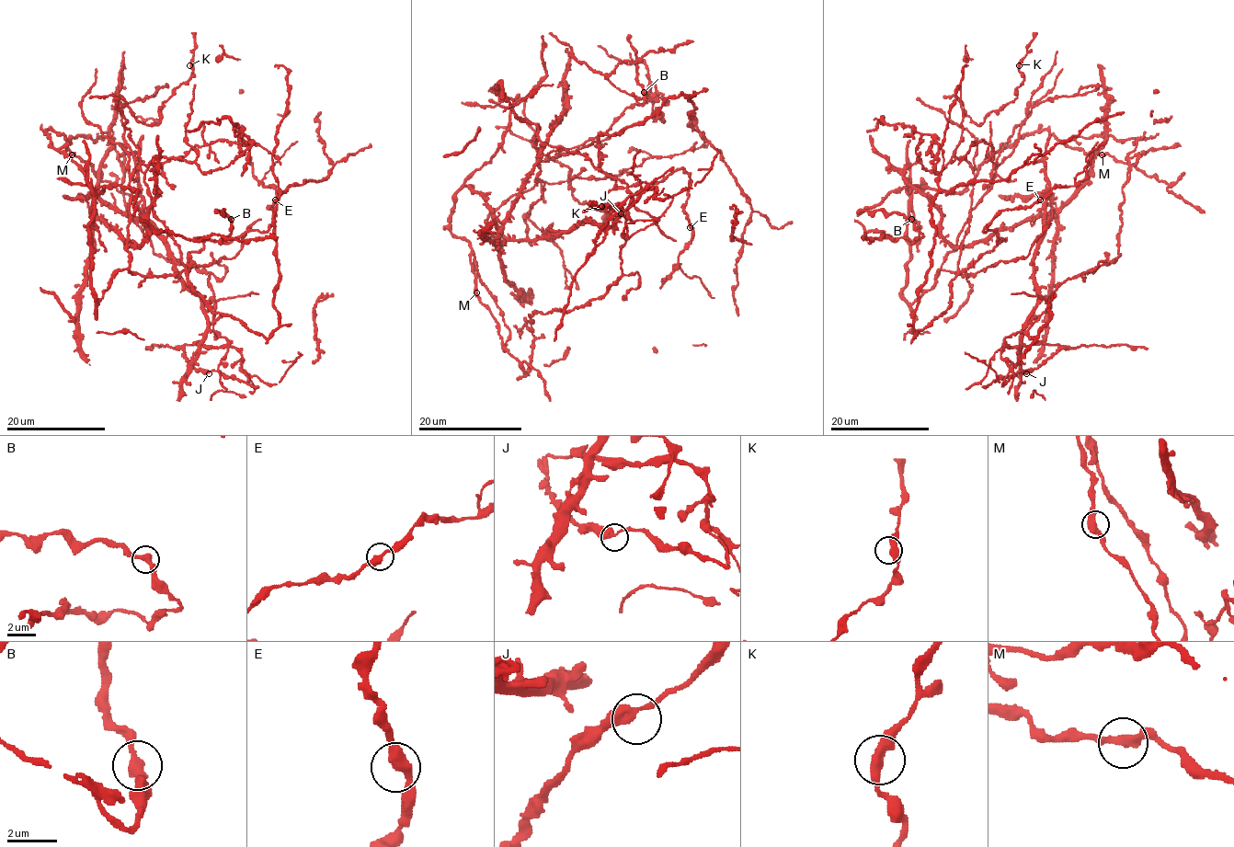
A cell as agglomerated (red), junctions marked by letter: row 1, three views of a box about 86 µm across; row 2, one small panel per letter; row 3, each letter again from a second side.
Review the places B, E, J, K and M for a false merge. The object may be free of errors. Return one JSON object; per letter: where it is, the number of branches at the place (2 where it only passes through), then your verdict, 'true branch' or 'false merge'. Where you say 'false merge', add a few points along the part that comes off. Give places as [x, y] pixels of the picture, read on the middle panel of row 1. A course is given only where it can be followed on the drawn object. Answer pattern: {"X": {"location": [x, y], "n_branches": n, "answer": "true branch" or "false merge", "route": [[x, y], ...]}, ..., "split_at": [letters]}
{"B": {"location": [644, 92], "n_branches": 2, "answer": "true branch"}, "E": {"location": [690, 227], "n_branches": 2, "answer": "false merge"}, "J": {"location": [621, 213], "n_branches": 2, "answer": "true branch"}, "K": {"location": [601, 206], "n_branches": 2, "answer": "true branch"}, "M": {"location": [476, 292], "n_branches": 2, "answer": "true branch"}, "split_at": ["E"]}

